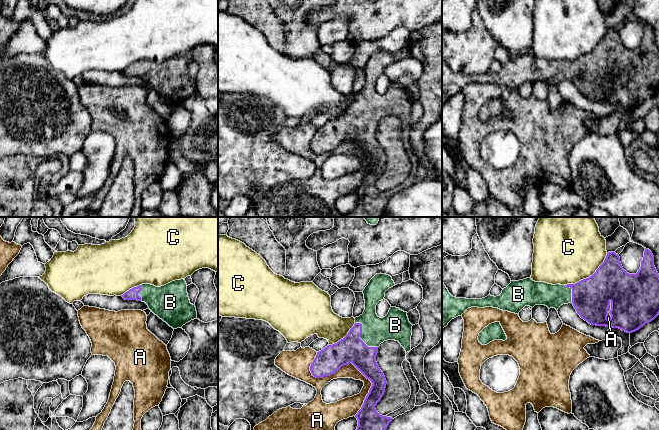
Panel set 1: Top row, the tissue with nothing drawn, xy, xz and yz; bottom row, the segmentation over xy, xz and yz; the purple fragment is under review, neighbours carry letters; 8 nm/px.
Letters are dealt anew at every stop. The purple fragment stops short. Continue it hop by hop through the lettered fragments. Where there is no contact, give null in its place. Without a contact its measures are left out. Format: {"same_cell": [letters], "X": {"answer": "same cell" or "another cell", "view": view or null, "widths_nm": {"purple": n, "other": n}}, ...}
{"same_cell": ["B"], "A": {"answer": "another cell", "view": "xz", "widths_nm": {"purple": 220, "other": 110}}, "B": {"answer": "same cell", "view": "xz", "widths_nm": {"purple": 220, "other": 220}}, "C": {"answer": "another cell", "view": "yz", "widths_nm": {"purple": 320, "other": 480}}}

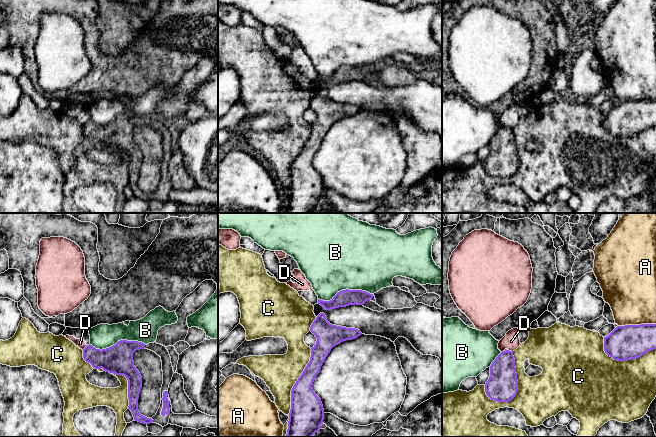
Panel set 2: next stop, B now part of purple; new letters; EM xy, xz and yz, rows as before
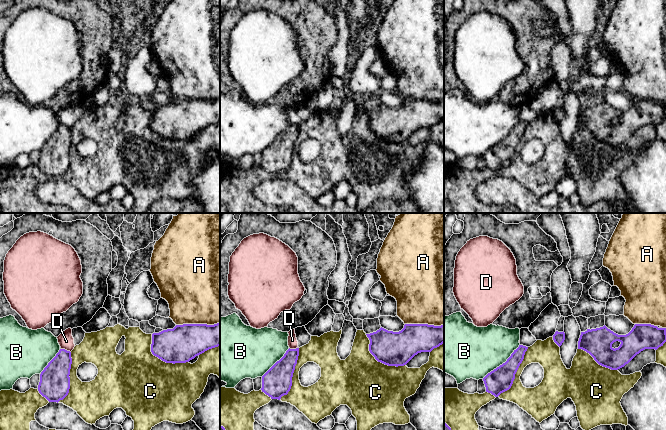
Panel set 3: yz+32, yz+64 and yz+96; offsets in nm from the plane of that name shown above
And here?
{"same_cell": [], "A": {"answer": "another cell", "view": "yz", "widths_nm": {"purple": 280, "other": 380}}, "B": {"answer": "another cell", "view": "xy", "widths_nm": {"purple": 240, "other": 200}}, "C": {"answer": "another cell", "view": "yz", "widths_nm": {"purple": 260, "other": 360}}, "D": {"answer": "another cell", "view": "xy", "widths_nm": {"purple": 200, "other": 70}}}

